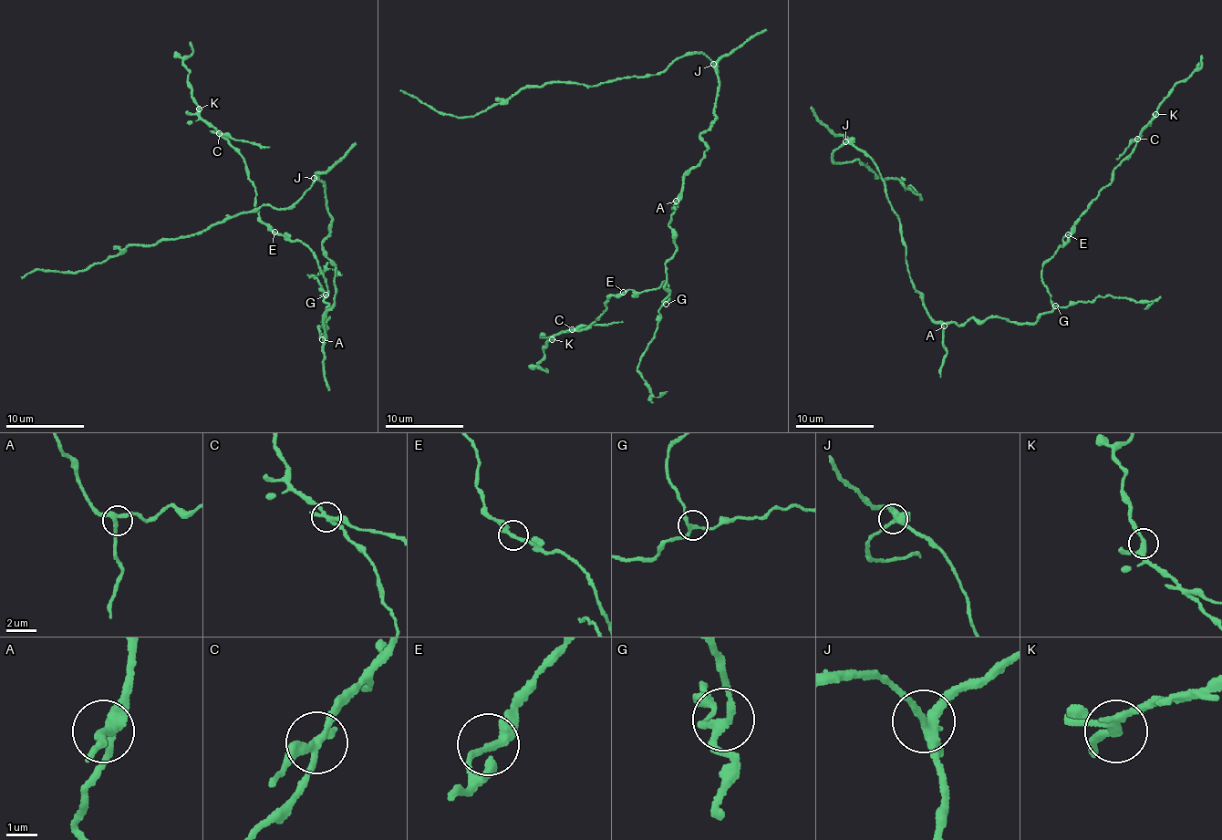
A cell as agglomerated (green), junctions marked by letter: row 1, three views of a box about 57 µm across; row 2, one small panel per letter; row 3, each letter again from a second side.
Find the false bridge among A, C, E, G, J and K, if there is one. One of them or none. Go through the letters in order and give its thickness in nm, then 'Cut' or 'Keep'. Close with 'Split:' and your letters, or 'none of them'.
A: Thickness 320 nm. Keep
C: Thickness 240 nm. Cut
E: Thickness 240 nm. Keep
G: Thickness 200 nm. Keep
J: Thickness 360 nm. Keep
K: Thickness 220 nm. Keep
Split: C

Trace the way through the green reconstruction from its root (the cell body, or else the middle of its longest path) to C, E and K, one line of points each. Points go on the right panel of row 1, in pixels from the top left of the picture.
C: (912, 285), (926, 312), (944, 322), (1003, 317), (1033, 322), (1049, 313), (1053, 305), (1042, 267), (1136, 140)
E: (912, 285), (936, 320), (967, 323), (1003, 317), (1033, 322), (1053, 309), (1042, 267), (1068, 234)
K: (912, 285), (926, 312), (944, 322), (1003, 317), (1033, 322), (1049, 313), (1053, 305), (1042, 267), (1155, 114)

